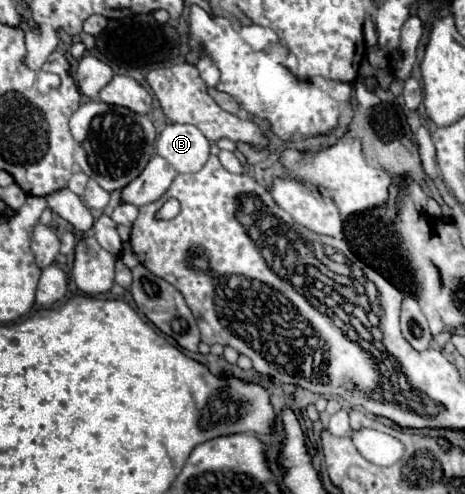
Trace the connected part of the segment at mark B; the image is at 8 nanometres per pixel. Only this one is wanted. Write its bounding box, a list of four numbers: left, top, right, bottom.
[157,124,209,172]

